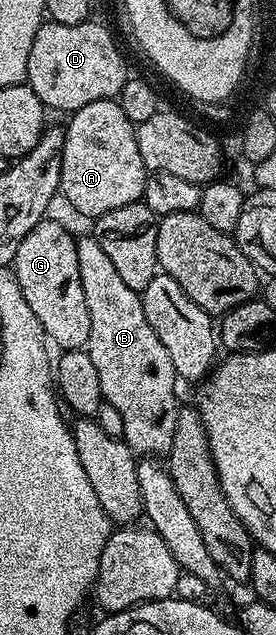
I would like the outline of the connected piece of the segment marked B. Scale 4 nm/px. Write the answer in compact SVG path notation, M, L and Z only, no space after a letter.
M89 237L77 239L76 260L80 263L84 300L90 313L90 335L85 349L90 351L92 365L100 376L102 397L120 412L124 420L122 438L135 455L169 455L180 409L178 394L174 391L176 375L172 360L164 344L160 344L160 336L152 332L148 316L144 316L141 293L124 284L112 260L100 248L97 237Z

